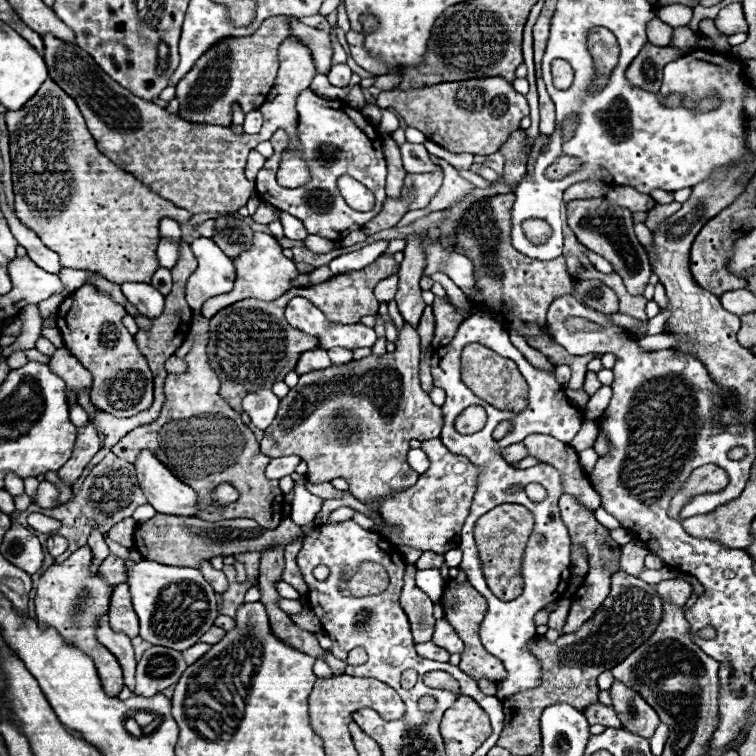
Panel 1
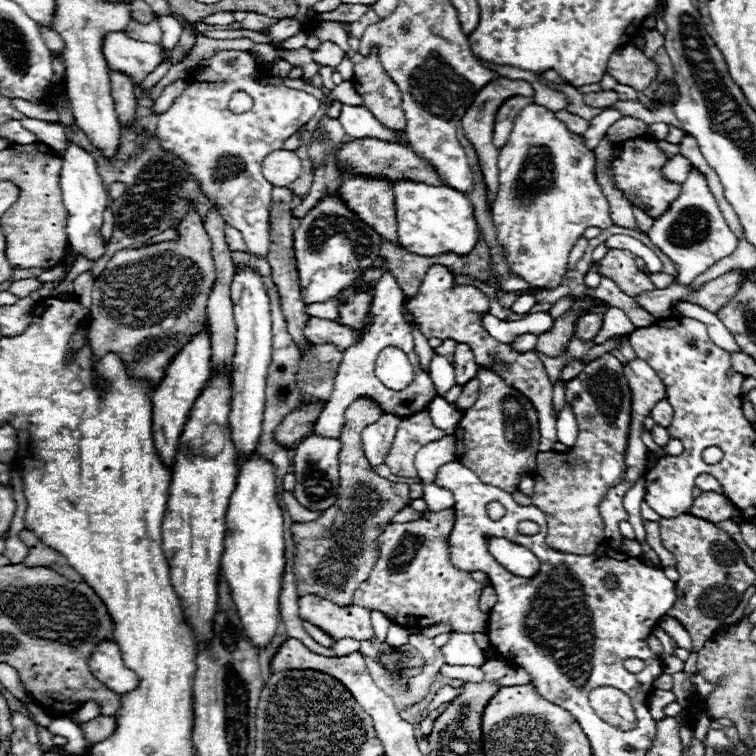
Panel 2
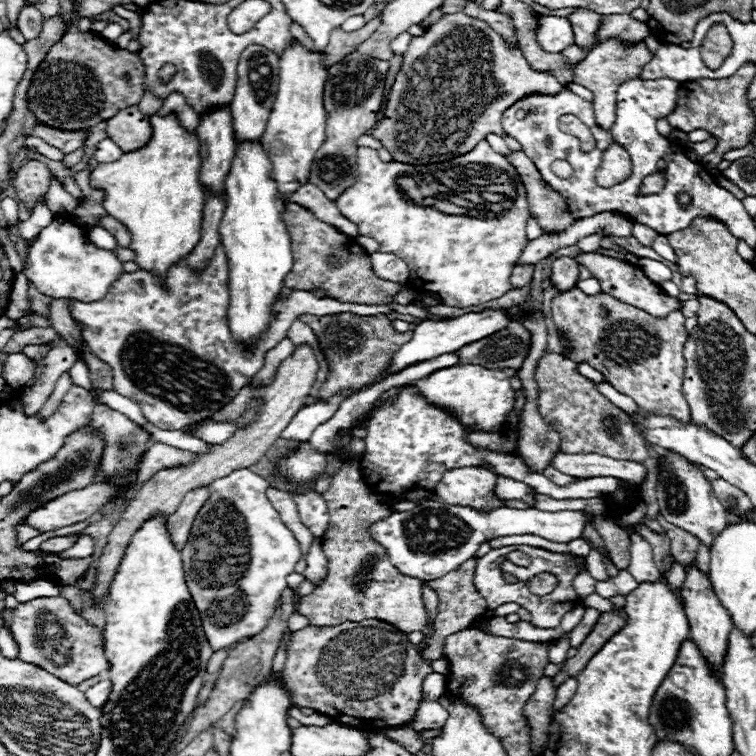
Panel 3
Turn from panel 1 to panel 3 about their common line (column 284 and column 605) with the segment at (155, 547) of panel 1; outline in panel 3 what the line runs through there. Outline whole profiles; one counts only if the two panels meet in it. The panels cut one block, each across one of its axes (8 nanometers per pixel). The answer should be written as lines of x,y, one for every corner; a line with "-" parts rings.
604,516
594,518
594,528
602,536
602,542
610,552
612,564
618,570
626,570
630,564
630,538
628,538
628,534

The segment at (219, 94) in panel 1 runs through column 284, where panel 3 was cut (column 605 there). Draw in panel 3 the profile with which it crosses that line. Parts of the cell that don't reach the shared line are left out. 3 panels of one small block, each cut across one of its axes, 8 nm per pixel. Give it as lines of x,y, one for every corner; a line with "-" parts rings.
610,14
602,18
602,26
598,30
598,44
606,38
620,38
624,42
640,42
650,34
650,28
630,14

